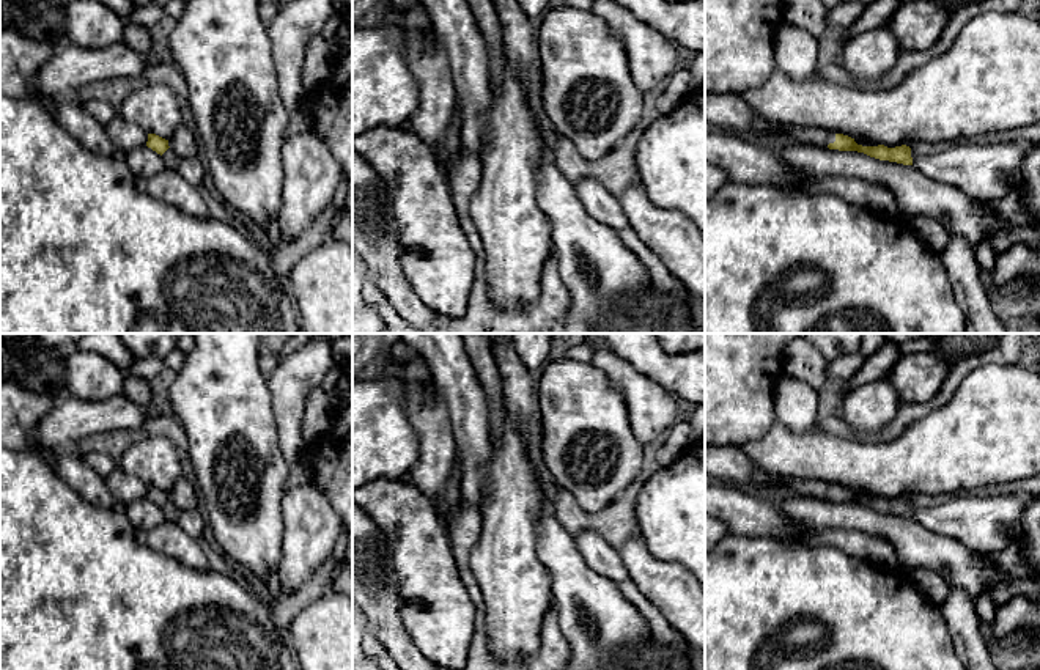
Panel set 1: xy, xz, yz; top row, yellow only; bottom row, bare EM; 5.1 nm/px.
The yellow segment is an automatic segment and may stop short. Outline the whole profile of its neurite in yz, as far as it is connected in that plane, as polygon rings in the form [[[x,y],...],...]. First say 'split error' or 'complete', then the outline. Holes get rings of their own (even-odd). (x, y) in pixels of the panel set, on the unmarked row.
split error; [[[785,478],[784,489],[788,494],[806,495],[813,499],[828,499],[829,502],[839,503],[857,503],[880,513],[913,517],[911,500],[906,497],[895,500],[887,500],[884,497],[862,499],[857,497],[854,491],[848,488],[834,486],[821,480],[801,480],[801,478]]]

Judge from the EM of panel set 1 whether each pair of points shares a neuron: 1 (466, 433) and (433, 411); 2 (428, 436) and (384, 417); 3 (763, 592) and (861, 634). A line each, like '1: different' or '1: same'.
1: different
2: different
3: same

